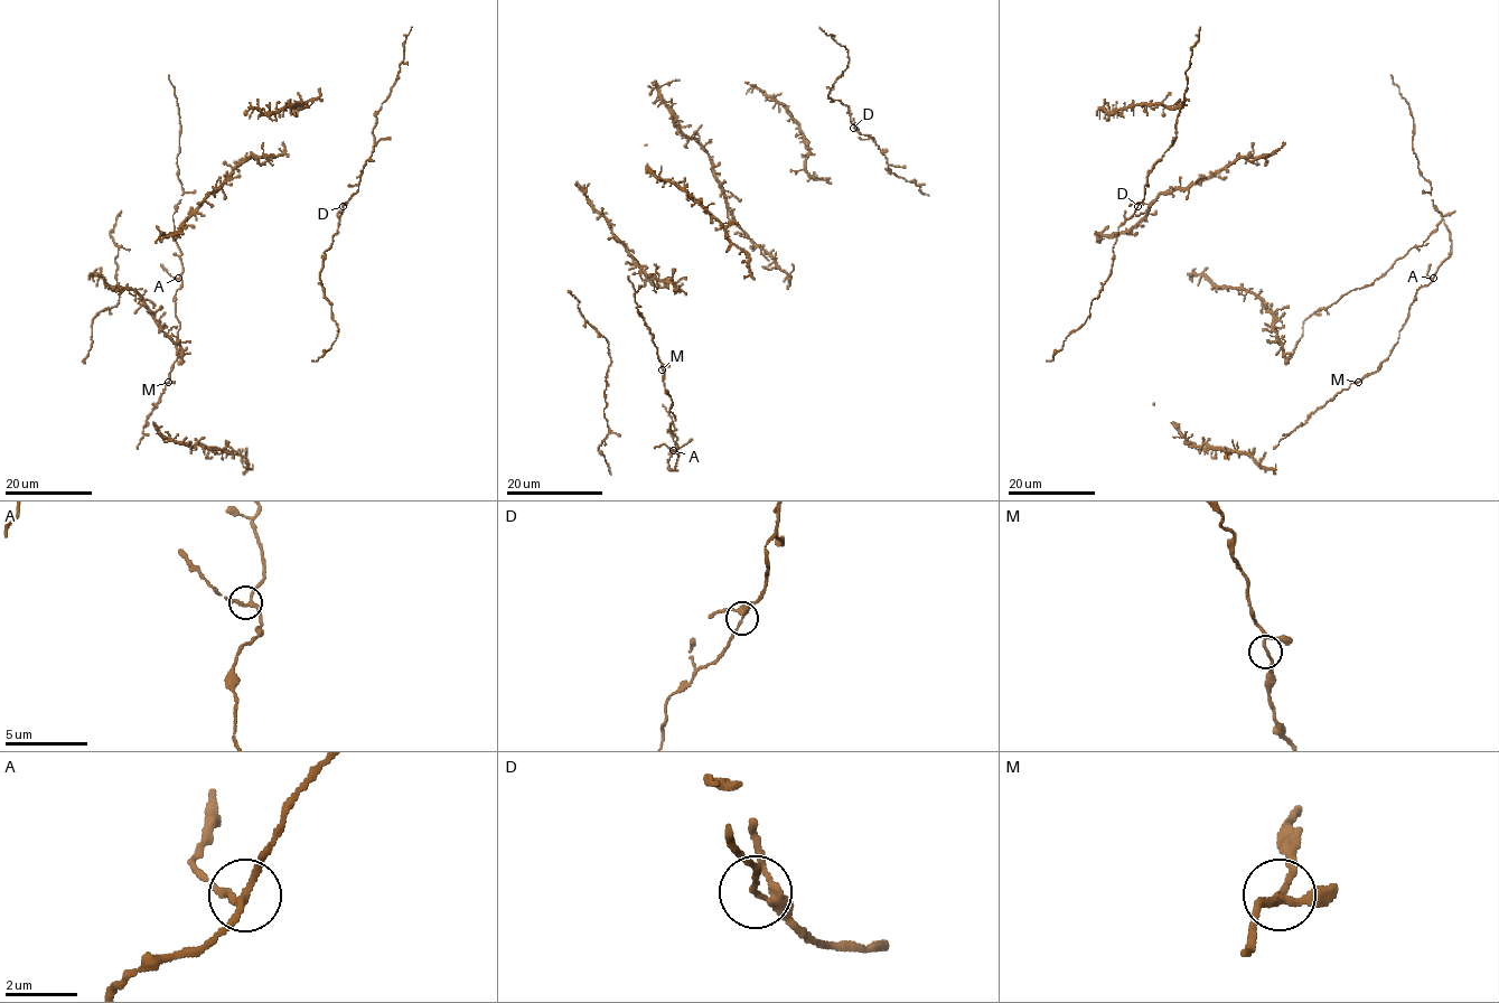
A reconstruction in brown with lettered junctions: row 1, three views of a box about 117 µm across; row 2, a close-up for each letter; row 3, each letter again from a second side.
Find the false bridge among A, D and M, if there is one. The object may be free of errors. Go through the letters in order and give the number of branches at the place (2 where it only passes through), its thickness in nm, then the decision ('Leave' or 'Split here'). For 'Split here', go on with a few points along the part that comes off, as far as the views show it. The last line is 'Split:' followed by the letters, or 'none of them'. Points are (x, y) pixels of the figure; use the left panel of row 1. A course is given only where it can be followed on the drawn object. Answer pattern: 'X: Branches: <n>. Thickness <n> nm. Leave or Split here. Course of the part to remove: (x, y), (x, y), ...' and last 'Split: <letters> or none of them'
A: Branches: 3. Thickness 180 nm. Leave
D: Branches: 3. Thickness 140 nm. Leave
M: Branches: 3. Thickness 130 nm. Leave
Split: none of them

